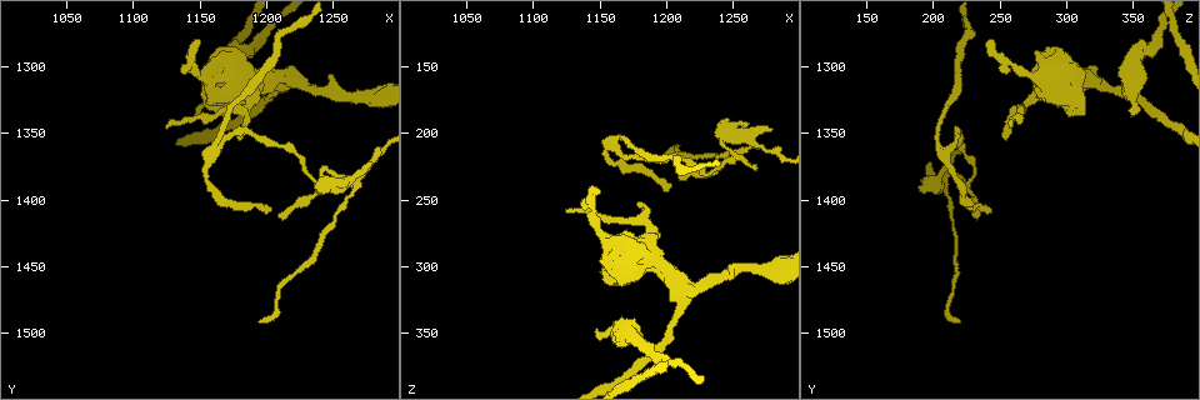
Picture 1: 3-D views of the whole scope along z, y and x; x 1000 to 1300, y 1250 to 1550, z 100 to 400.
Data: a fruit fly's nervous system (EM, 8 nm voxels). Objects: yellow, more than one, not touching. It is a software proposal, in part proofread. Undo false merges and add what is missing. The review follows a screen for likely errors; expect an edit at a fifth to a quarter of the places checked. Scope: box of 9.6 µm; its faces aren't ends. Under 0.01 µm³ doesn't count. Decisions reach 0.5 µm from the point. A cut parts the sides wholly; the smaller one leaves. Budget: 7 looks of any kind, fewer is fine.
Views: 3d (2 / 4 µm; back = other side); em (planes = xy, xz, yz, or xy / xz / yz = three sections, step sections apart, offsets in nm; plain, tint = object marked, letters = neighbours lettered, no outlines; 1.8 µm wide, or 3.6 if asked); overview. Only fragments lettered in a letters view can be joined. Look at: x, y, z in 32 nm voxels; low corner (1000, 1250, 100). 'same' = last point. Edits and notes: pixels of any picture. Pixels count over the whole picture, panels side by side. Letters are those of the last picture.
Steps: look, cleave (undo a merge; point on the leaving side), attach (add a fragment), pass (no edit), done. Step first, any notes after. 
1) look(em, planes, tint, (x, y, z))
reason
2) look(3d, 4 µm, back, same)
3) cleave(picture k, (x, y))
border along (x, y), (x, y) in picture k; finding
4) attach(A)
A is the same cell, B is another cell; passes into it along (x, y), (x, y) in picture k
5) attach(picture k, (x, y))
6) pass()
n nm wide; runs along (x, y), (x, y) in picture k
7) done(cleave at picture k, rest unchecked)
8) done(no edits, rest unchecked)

look(em, 3.6 µm, planes, tint, (1180, 1352, 252))
branch stops here

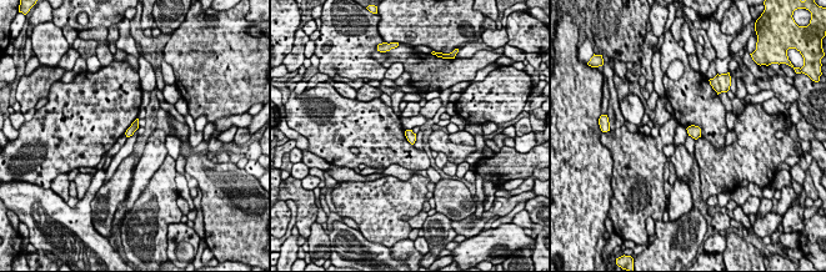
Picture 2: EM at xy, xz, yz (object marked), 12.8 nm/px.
look(em, 3.6 µm, planes, letters, same)

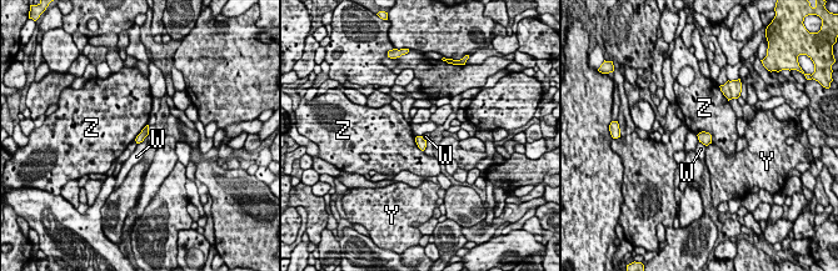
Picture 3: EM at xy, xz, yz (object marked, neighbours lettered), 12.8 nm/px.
pass()
W, Y and Z are other cells; border along (146, 135), (138, 144) in picture 3; no lettered fragment goes on from it

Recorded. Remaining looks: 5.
look(em, planes, letters, (1124, 1344, 260))

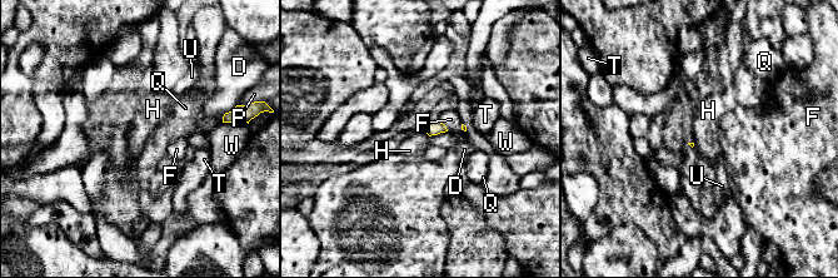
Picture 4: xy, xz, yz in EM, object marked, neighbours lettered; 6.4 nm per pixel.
pass()
D, F, H, P, Q, T, U and W are other cells; border along (423, 130), (429, 135) in picture 4; none of them fits

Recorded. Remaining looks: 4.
look(3d, 2 µm, (1148, 1278, 244))
branch stops here

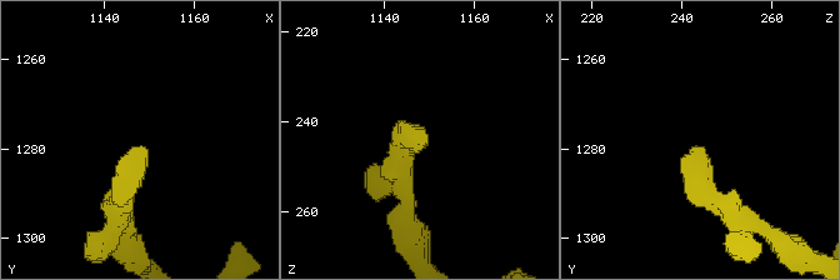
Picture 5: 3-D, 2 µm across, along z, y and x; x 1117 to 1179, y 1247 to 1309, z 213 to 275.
look(em, planes, plain, (1148, 1279, 243))

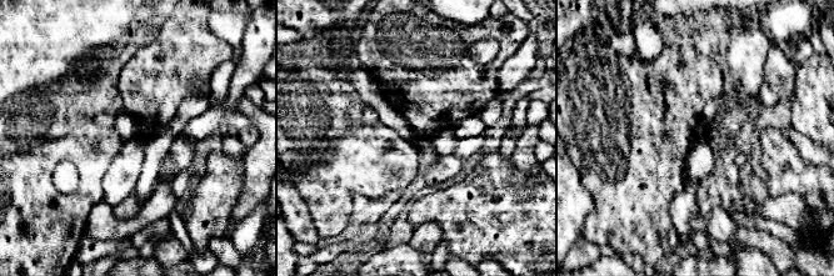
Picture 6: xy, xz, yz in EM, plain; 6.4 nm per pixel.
look(em, planes, letters, same)
see the neighbours

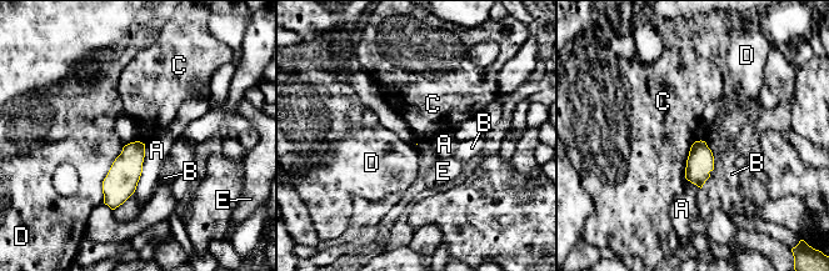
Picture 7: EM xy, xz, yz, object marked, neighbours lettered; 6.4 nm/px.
pass()
A, B, C, D and E are other cells; border along (694, 142), (689, 150), (684, 177) in picture 7; none of them fits

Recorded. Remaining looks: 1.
done(no edits, rest unchecked)

